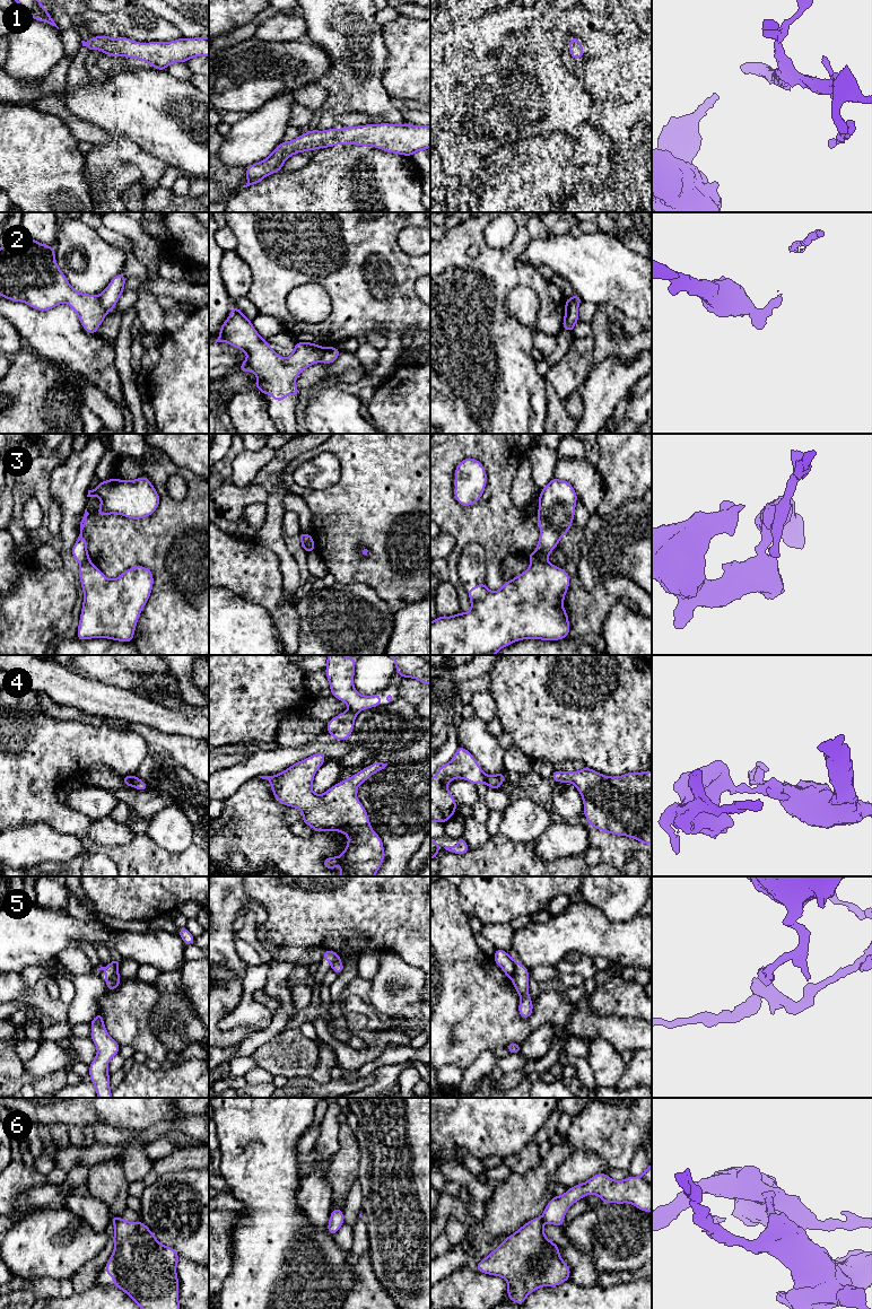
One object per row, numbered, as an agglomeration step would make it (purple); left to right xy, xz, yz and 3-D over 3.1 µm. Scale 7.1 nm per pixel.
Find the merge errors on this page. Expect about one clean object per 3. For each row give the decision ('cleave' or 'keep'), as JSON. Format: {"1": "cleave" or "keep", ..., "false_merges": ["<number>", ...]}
{"1": "keep", "2": "cleave", "3": "cleave", "4": "cleave", "5": "cleave", "6": "cleave", "false_merges": ["2", "3", "4", "5", "6"]}

